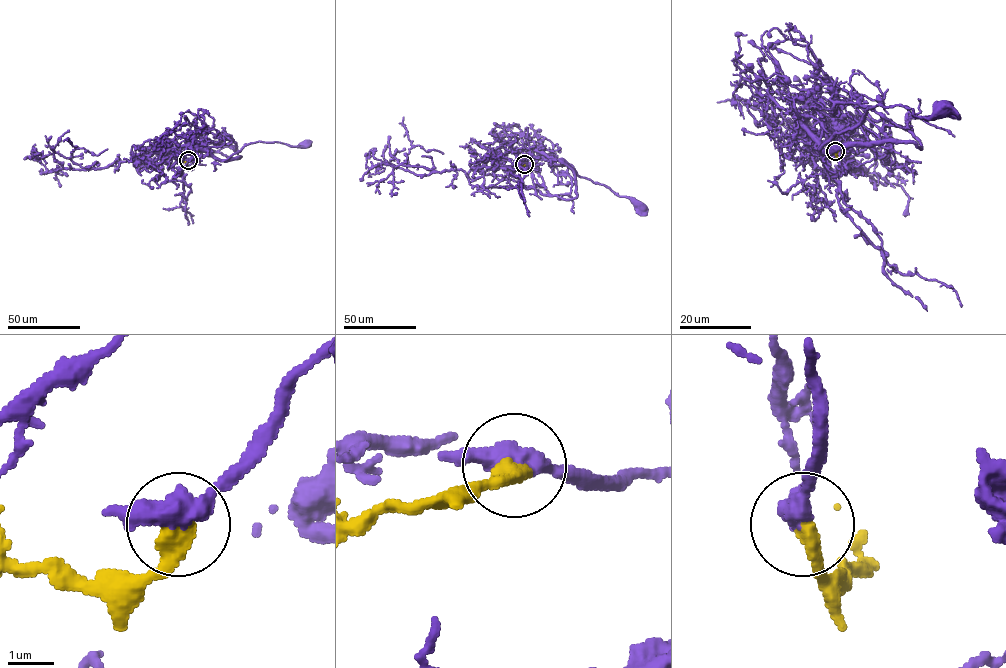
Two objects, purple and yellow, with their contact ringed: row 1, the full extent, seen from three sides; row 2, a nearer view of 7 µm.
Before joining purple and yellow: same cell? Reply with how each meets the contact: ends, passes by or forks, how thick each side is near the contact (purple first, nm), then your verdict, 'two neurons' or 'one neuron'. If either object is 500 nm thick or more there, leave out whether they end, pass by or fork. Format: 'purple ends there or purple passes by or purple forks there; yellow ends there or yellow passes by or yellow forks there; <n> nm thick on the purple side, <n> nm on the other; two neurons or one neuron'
purple passes by; yellow ends there; 440 nm thick on the purple side, 440 nm on the other; one neuron

